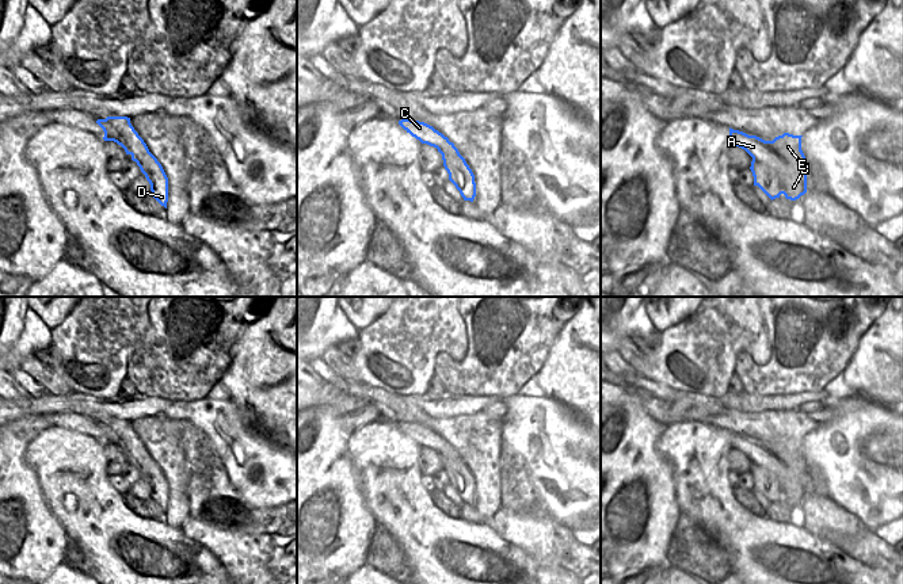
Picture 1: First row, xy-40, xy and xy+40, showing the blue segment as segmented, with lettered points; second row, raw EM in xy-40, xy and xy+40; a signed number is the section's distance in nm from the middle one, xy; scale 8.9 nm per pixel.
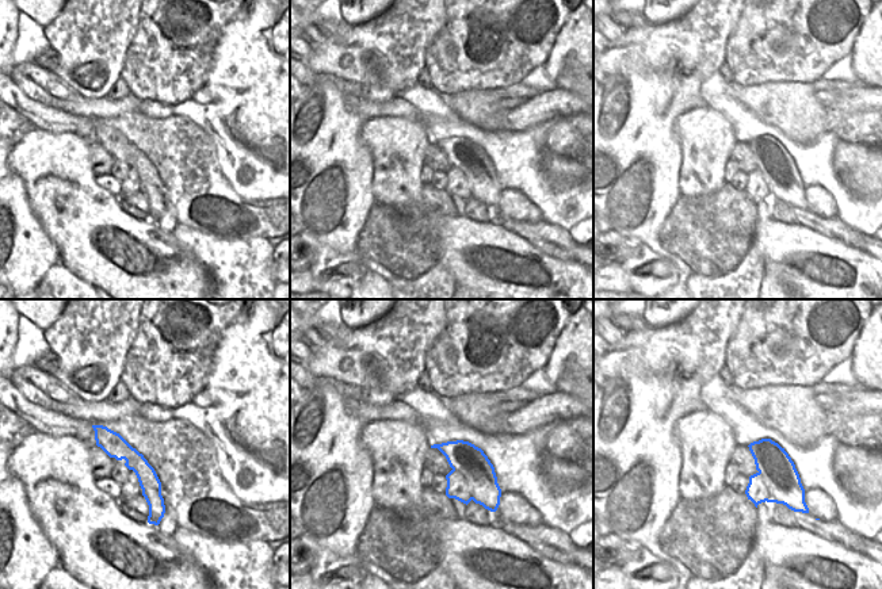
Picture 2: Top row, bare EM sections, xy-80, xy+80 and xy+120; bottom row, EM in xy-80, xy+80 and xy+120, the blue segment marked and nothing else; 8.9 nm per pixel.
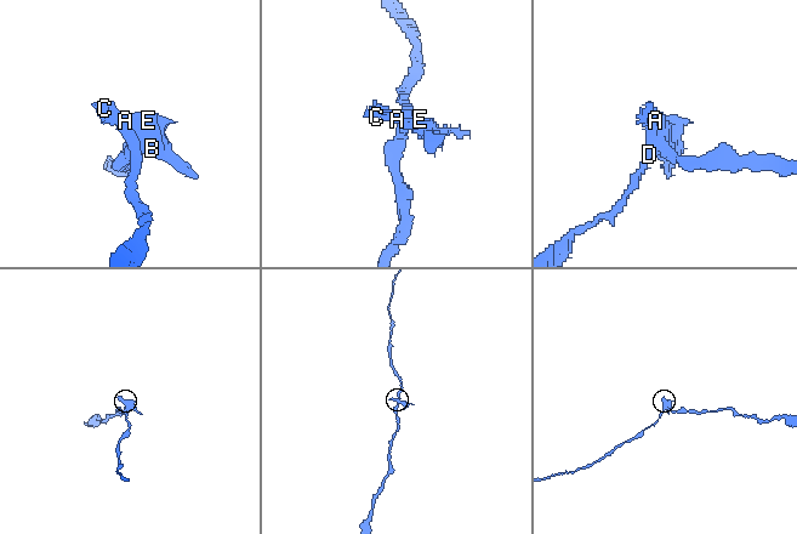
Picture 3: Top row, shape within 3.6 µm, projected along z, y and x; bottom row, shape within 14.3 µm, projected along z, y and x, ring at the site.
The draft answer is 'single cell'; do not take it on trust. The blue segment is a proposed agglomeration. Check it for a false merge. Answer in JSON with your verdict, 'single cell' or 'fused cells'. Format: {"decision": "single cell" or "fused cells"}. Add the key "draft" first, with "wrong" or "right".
{"draft": "wrong", "decision": "fused cells"}

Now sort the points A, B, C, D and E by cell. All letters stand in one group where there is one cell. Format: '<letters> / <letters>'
A B C E / D

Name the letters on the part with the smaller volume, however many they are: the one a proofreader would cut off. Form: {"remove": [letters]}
{"remove": ["A", "B", "C", "E"]}

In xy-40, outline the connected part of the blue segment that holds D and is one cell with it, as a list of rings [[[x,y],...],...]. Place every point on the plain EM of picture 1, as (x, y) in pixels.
[[[155,461],[155,466],[150,467],[146,462],[137,466],[141,476],[145,478],[150,488],[152,500],[167,512],[168,505],[168,481],[161,467]]]

